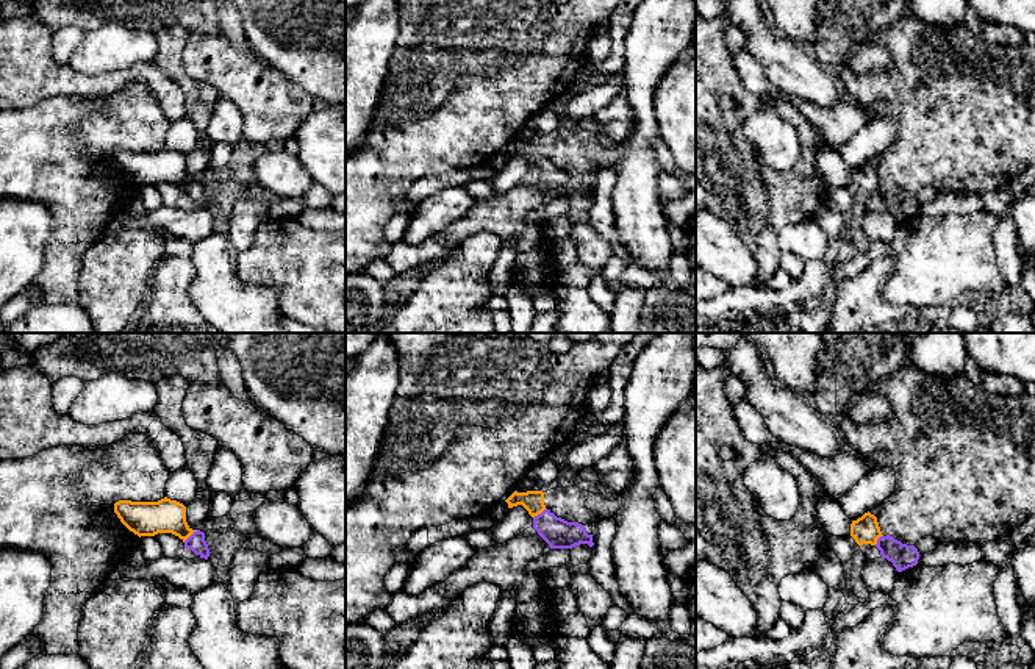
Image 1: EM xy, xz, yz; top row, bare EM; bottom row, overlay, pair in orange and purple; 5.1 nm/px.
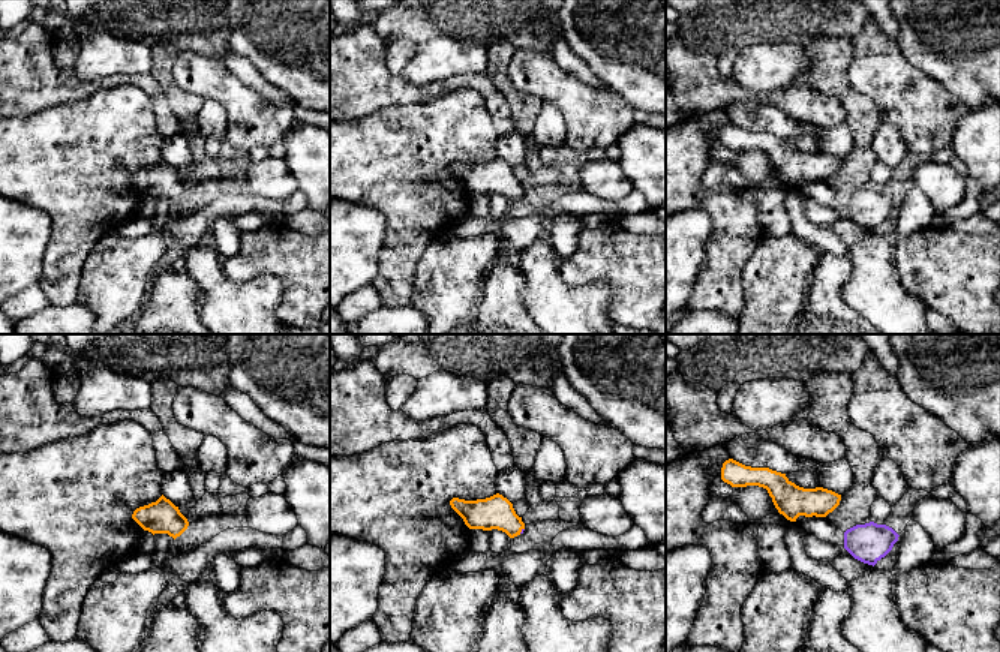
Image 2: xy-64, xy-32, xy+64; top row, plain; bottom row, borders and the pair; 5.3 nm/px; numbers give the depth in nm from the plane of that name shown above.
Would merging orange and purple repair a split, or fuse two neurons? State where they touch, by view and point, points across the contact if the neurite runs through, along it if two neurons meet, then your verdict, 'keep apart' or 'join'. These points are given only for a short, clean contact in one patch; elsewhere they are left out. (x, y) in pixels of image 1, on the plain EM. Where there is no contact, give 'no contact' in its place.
meets orange in xy at (189, 185); runs through xy (164, 166), (189, 185), (196, 191); join

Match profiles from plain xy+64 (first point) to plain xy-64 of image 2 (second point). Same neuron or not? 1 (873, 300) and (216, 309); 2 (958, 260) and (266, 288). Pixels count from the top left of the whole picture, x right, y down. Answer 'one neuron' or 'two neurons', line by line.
1: one neuron
2: two neurons

